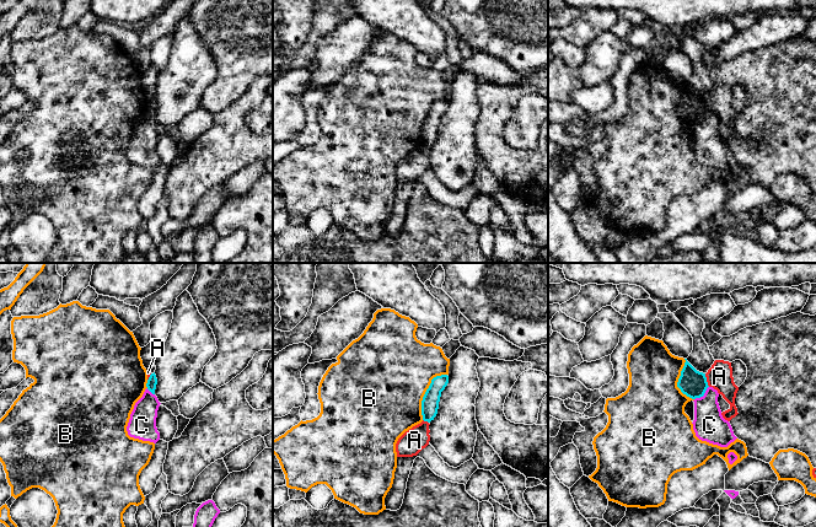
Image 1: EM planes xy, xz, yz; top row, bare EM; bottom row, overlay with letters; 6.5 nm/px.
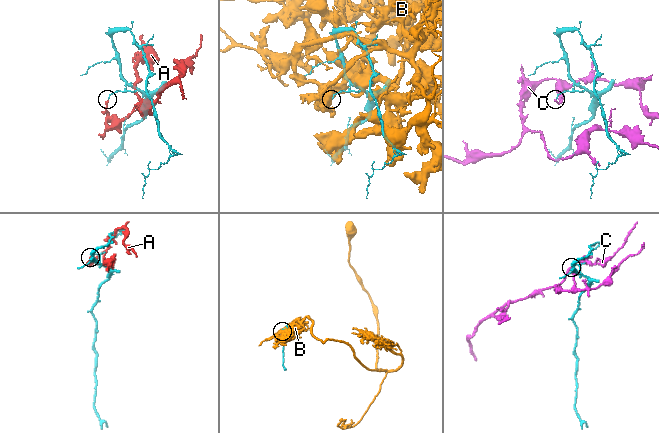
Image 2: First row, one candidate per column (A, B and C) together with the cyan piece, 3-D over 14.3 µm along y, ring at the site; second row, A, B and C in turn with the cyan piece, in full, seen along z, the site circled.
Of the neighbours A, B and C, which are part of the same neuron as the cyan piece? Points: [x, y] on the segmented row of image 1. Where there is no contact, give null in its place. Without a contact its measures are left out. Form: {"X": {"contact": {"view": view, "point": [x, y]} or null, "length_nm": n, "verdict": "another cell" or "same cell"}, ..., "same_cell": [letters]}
{"A": {"contact": {"view": "yz", "point": [706, 380]}, "length_nm": 90, "verdict": "another cell"}, "B": {"contact": {"view": "xz", "point": [425, 392]}, "length_nm": 340, "verdict": "another cell"}, "C": {"contact": {"view": "yz", "point": [703, 394]}, "length_nm": 130, "verdict": "another cell"}, "same_cell": []}

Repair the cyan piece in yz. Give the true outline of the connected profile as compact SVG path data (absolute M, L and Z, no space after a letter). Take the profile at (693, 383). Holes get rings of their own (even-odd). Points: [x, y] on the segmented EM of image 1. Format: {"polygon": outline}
{"polygon": "M685 359L685 366L681 371L681 376L677 382L677 387L687 397L696 399L704 396L708 386L705 373L697 371L688 361Z"}

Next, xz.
{"polygon": "M447 375L436 376L431 380L431 383L422 400L422 415L424 421L430 423L436 416L441 392L445 389L447 383Z"}

